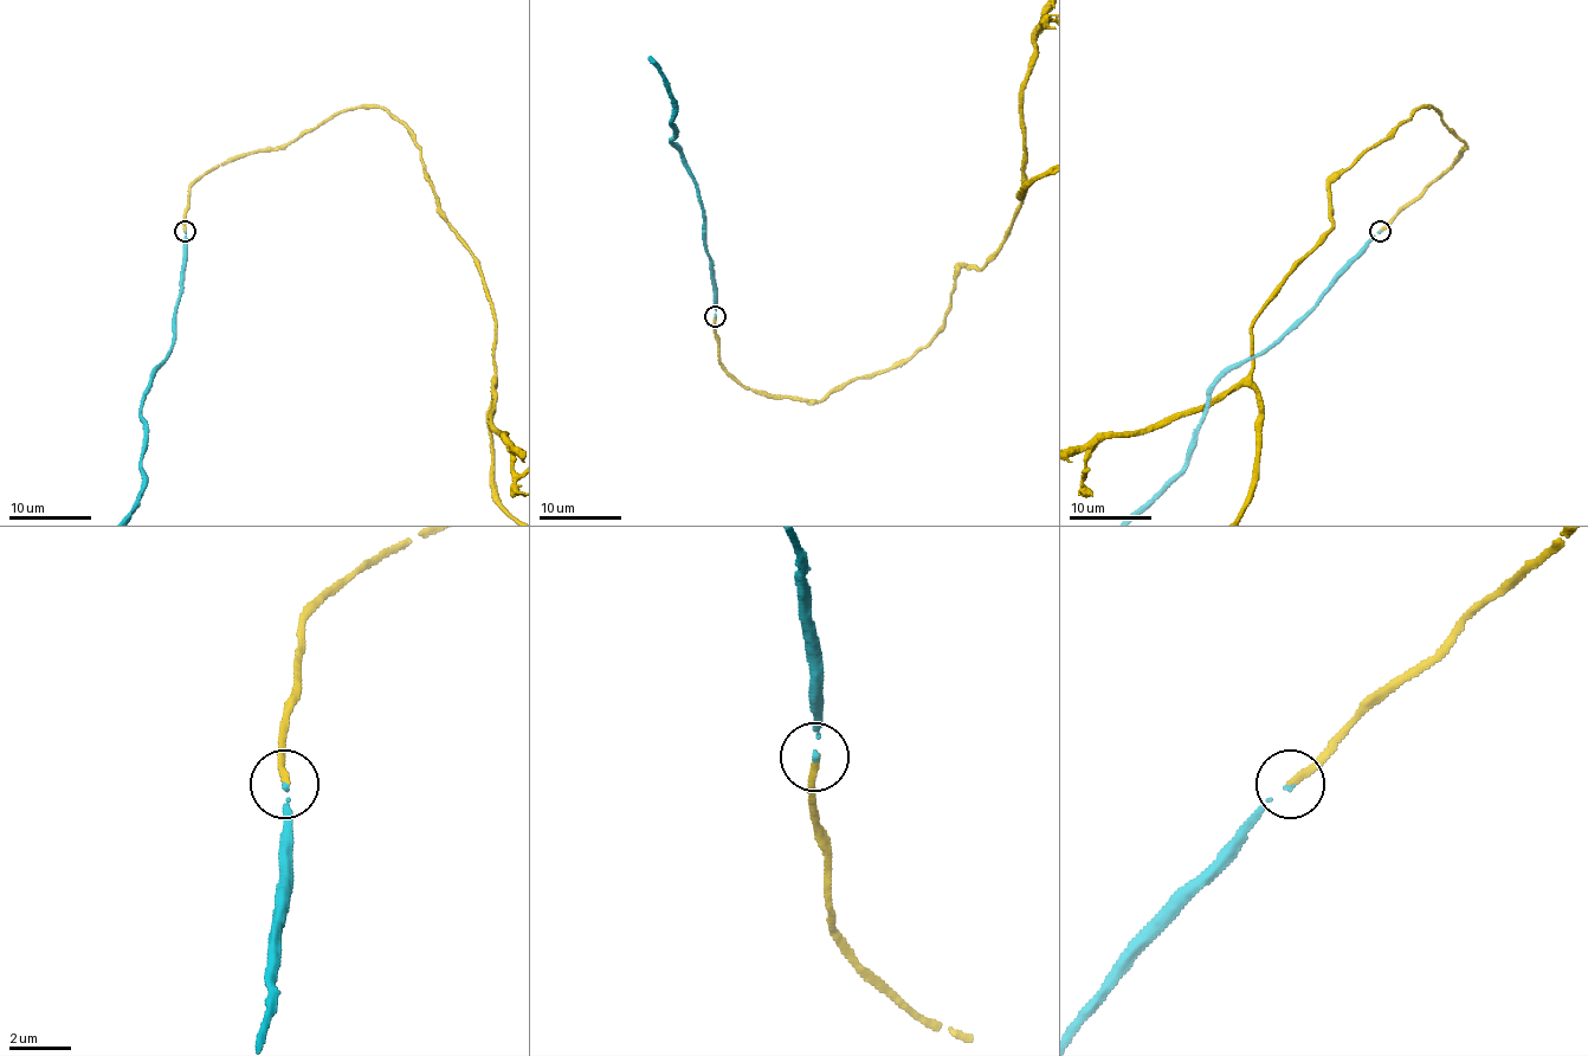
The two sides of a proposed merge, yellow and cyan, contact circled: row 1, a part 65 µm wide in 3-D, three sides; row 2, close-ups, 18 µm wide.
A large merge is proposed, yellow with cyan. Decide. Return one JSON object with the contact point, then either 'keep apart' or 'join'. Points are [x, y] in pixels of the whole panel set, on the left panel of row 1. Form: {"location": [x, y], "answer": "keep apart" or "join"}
{"location": [185, 231], "answer": "join"}

